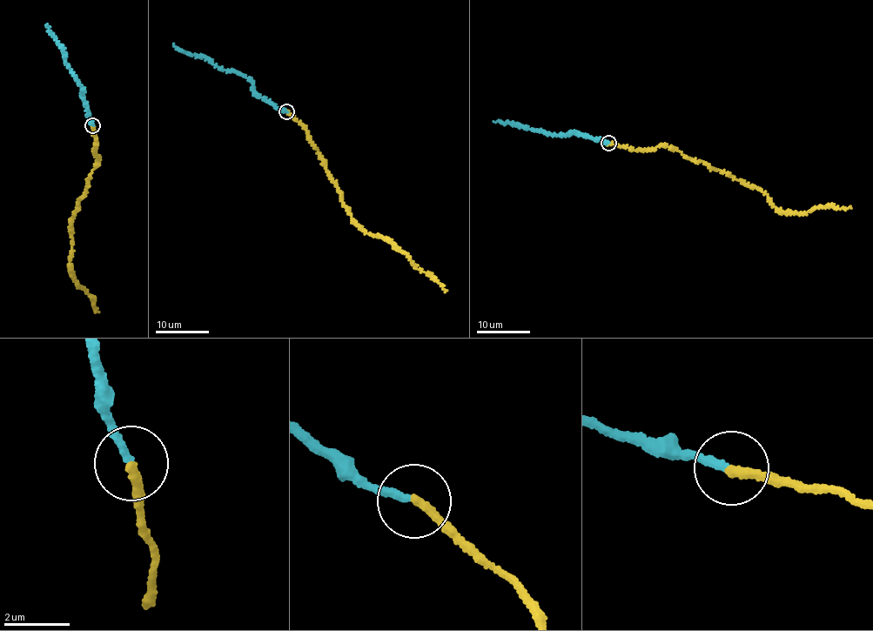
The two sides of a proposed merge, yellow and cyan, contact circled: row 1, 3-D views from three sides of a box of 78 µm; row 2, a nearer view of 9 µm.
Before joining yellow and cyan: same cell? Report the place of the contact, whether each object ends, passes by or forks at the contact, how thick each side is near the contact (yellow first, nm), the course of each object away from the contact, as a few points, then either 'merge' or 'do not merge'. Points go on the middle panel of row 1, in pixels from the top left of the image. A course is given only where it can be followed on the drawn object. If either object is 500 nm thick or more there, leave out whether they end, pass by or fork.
(286, 111) | yellow ends | cyan ends | 280/220 nm | yellow via (287, 112), (305, 129), (352, 222), (393, 244), (446, 291) | cyan via (286, 111), (256, 93), (247, 78), (218, 67), (204, 57), (183, 51), (172, 44) | do not merge

